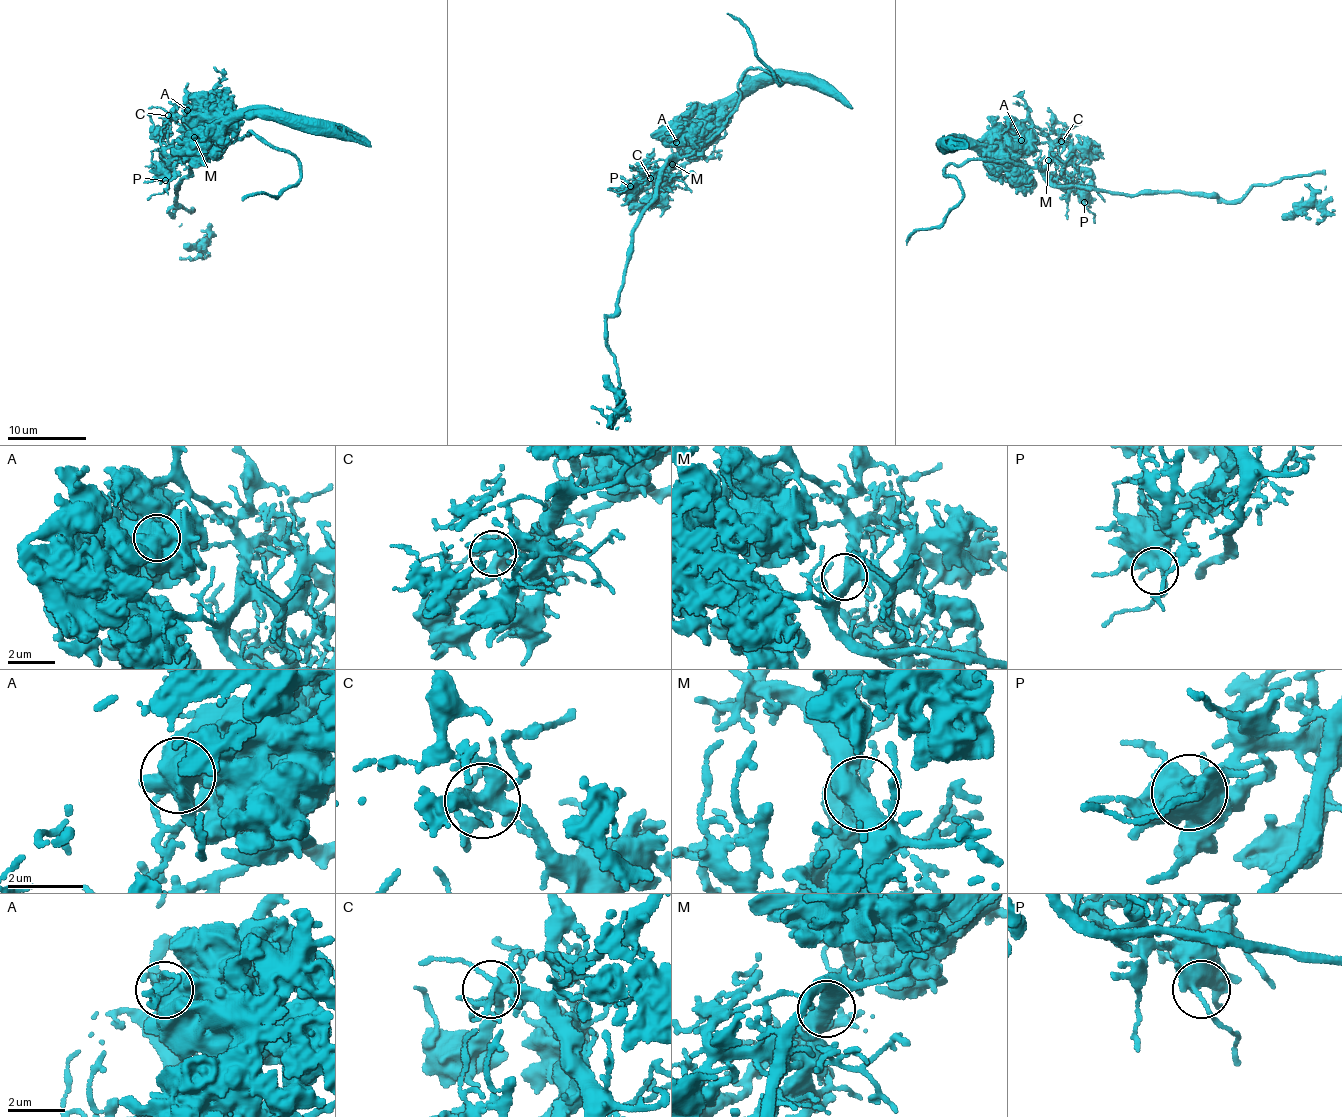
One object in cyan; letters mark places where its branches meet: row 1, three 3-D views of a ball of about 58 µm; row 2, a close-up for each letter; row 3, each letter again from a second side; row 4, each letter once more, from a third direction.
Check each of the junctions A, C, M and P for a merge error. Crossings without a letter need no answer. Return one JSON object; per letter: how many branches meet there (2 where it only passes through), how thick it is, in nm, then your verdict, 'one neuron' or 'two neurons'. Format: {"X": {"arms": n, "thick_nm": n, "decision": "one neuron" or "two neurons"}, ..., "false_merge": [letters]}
{"A": {"arms": 3, "thick_nm": 440, "decision": "two neurons"}, "C": {"arms": 8, "thick_nm": 400, "decision": "one neuron"}, "M": {"arms": 3, "thick_nm": 440, "decision": "one neuron"}, "P": {"arms": 3, "thick_nm": 440, "decision": "one neuron"}, "false_merge": ["A"]}

